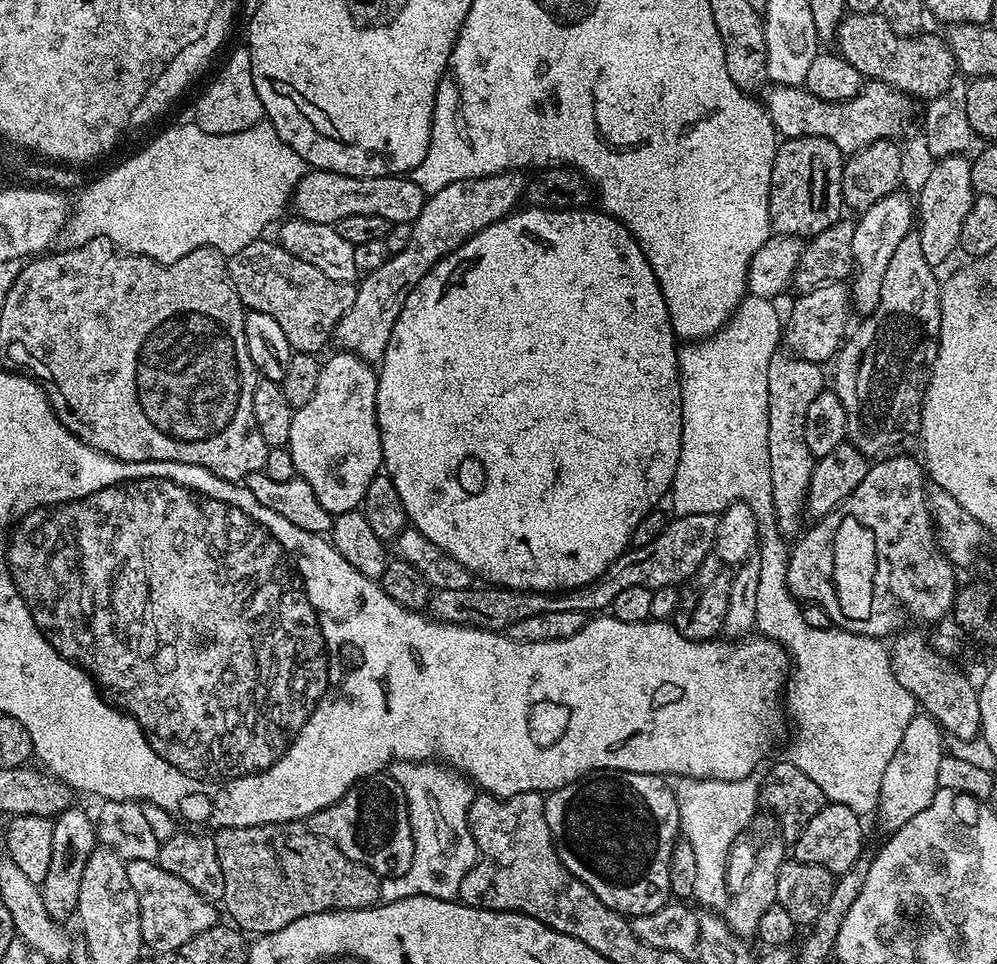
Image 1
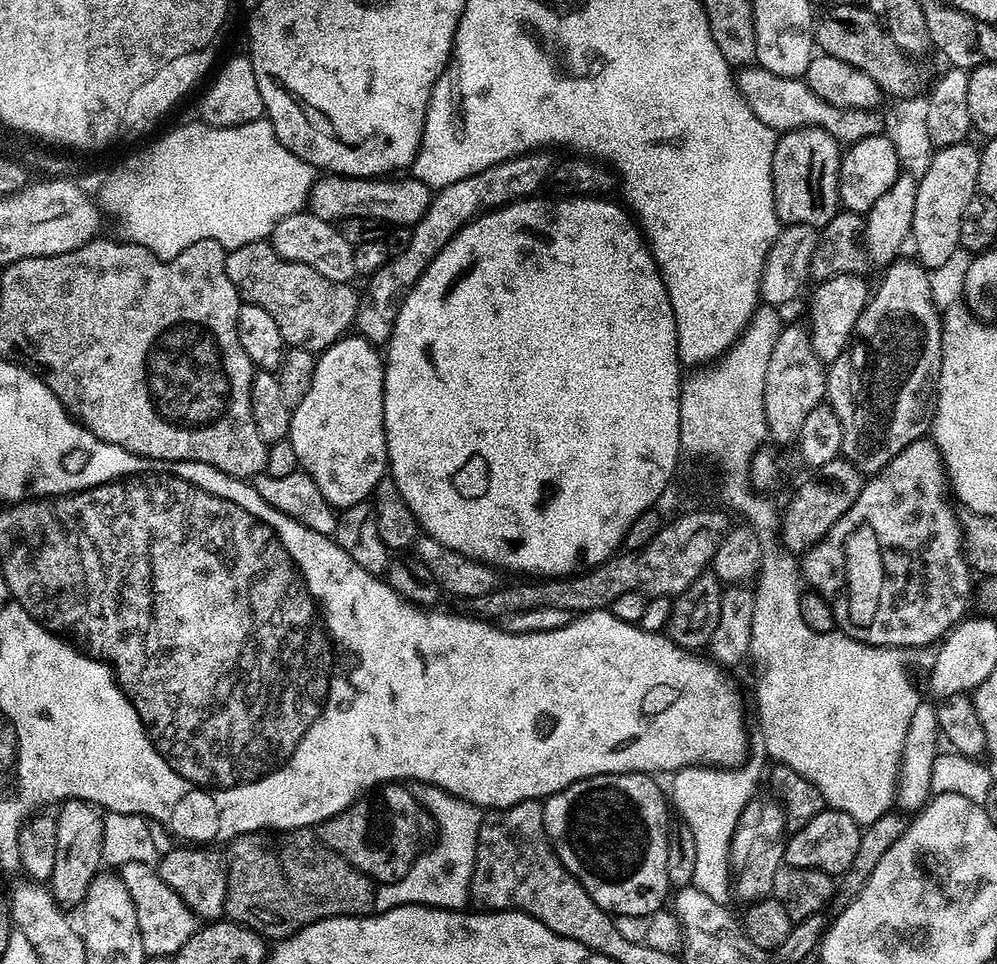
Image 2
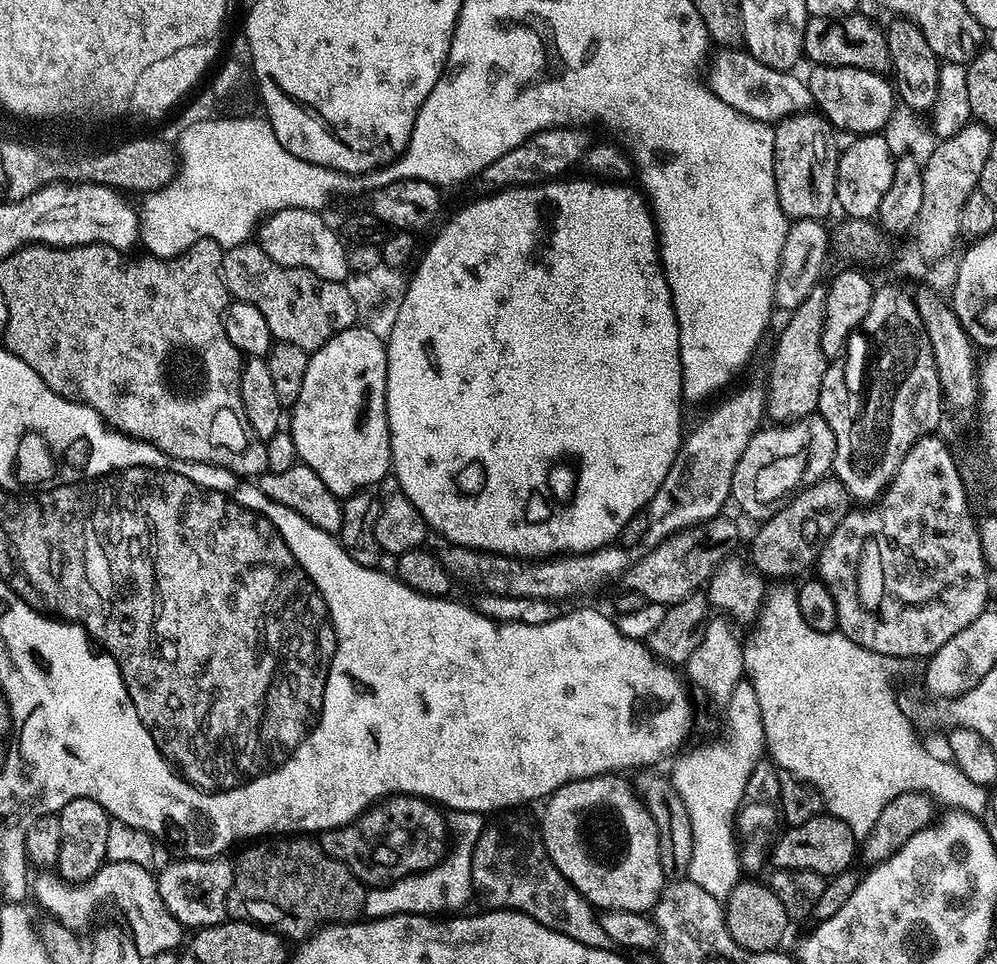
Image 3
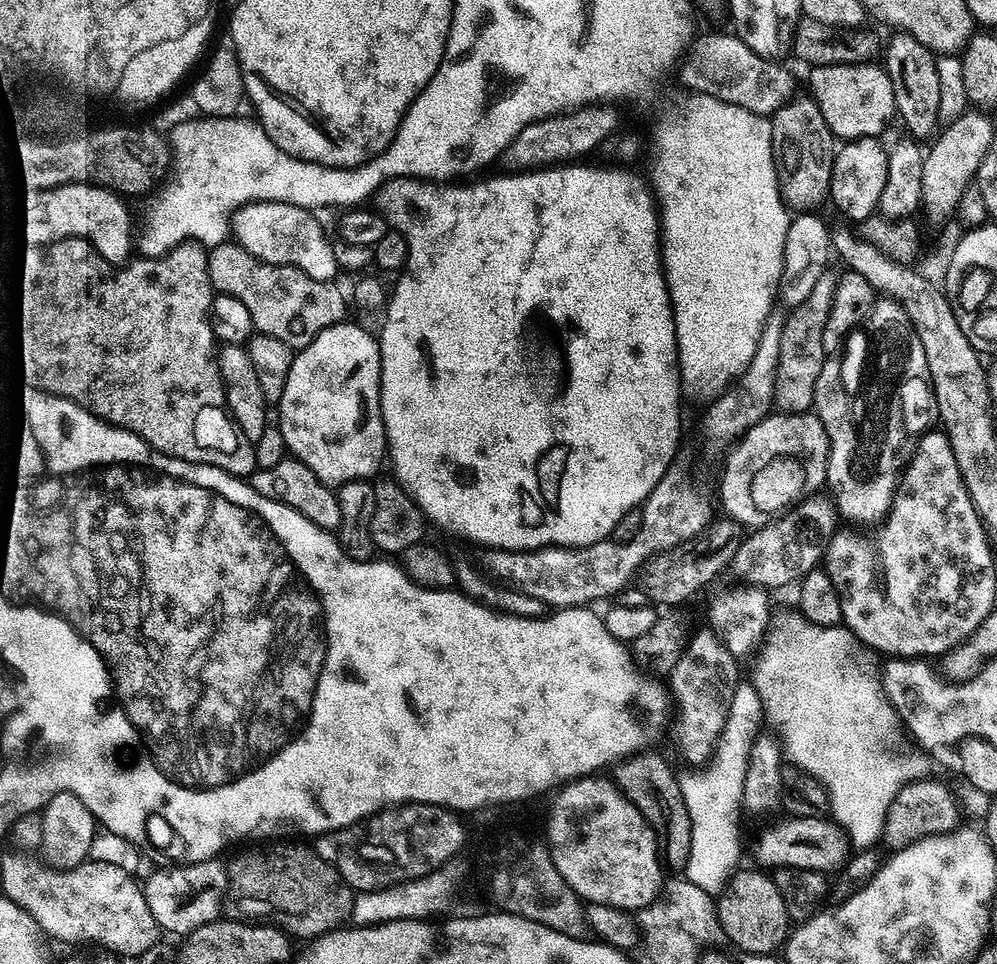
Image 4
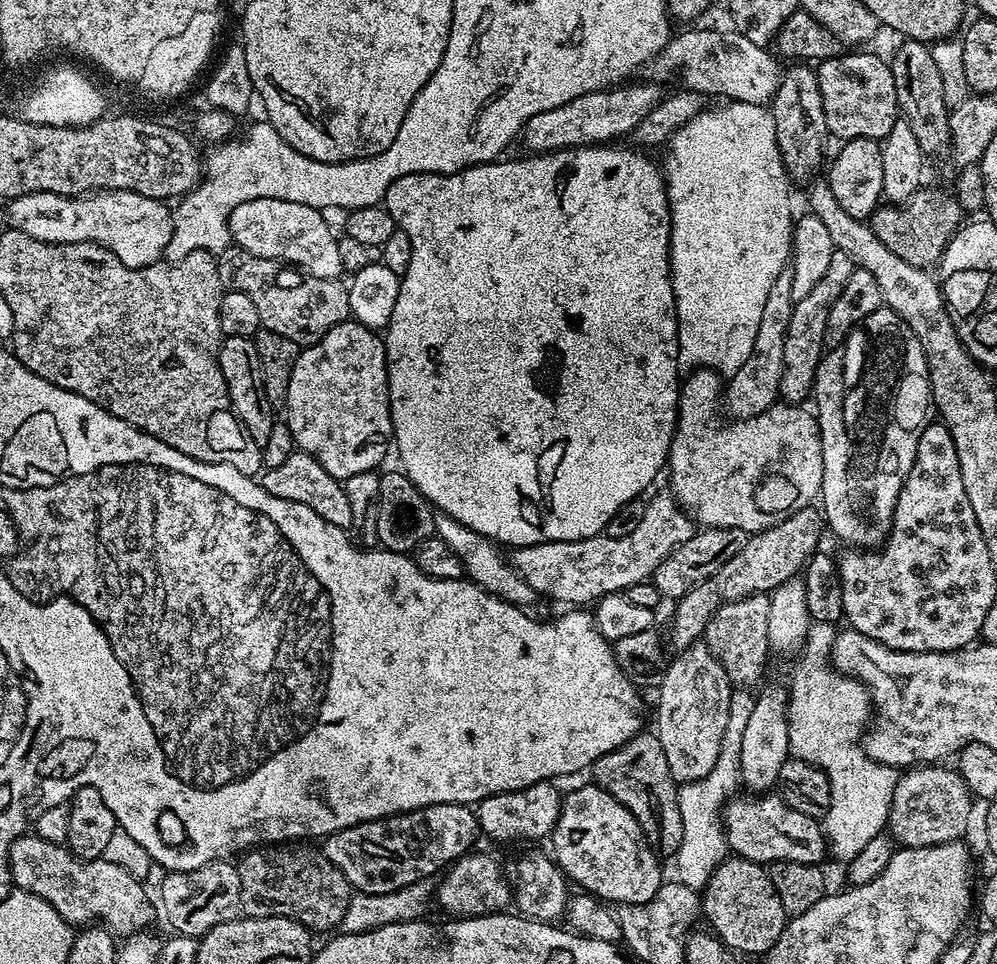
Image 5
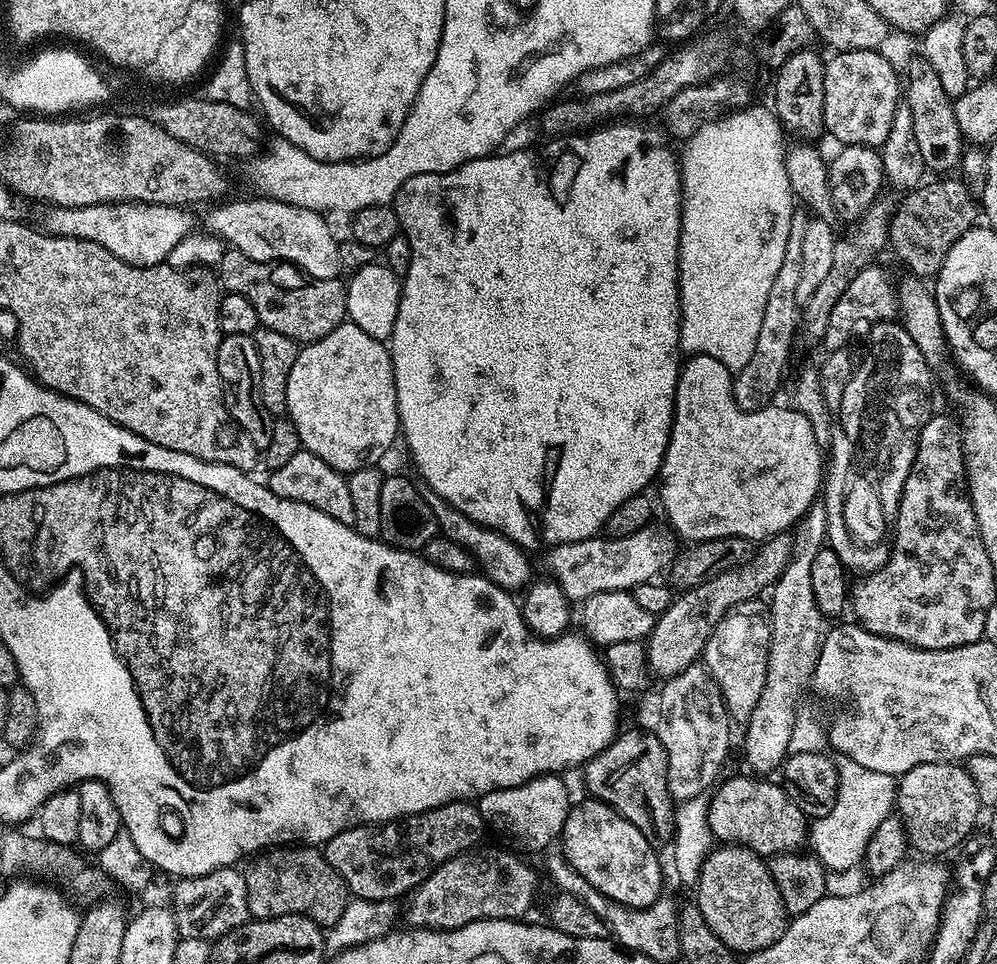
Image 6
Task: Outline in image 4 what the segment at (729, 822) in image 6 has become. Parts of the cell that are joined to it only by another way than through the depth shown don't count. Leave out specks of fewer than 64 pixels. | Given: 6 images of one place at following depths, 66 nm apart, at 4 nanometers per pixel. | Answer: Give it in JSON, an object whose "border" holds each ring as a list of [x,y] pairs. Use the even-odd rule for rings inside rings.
{"border":[[[794,816],[784,818],[781,824],[768,828],[756,846],[756,860],[768,870],[801,868],[825,874],[836,874],[850,860],[850,841],[844,829],[831,818],[824,816]]]}

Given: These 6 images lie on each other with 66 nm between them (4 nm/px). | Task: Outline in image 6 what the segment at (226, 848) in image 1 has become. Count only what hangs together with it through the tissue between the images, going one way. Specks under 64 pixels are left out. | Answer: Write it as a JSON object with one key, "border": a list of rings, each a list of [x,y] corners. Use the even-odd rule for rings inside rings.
{"border":[[[273,846],[261,851],[246,868],[248,911],[257,920],[298,914],[321,926],[330,926],[342,918],[350,893],[346,882],[330,866],[316,846]]]}

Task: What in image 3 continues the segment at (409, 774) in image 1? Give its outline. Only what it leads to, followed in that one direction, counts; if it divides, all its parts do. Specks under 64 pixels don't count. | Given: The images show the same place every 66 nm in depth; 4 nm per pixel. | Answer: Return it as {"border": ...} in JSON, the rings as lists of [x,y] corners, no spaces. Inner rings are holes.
{"border":[[[452,812],[447,817],[450,833],[450,847],[440,863],[424,872],[416,872],[413,876],[403,876],[393,884],[373,887],[366,891],[363,915],[373,920],[381,920],[384,916],[398,914],[452,914],[468,899],[473,899],[472,890],[472,859],[474,846],[486,826],[486,820],[478,812]]]}

